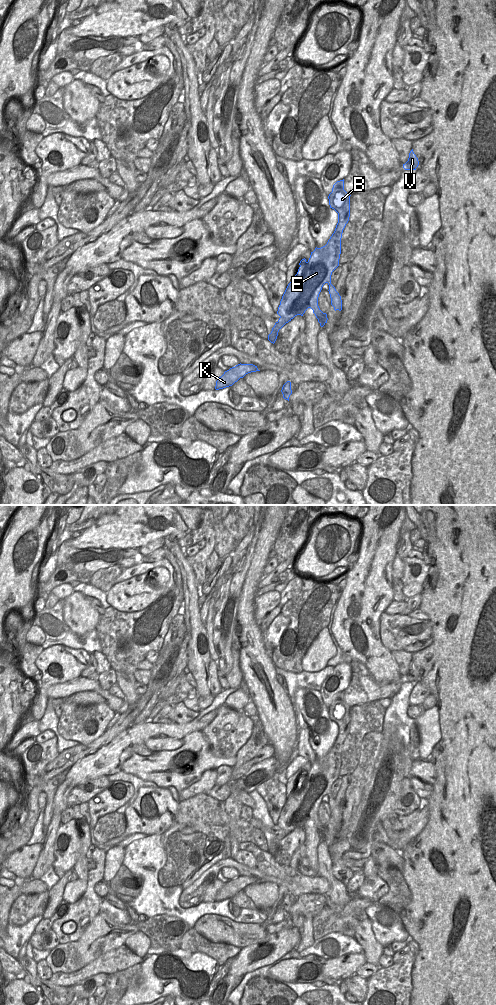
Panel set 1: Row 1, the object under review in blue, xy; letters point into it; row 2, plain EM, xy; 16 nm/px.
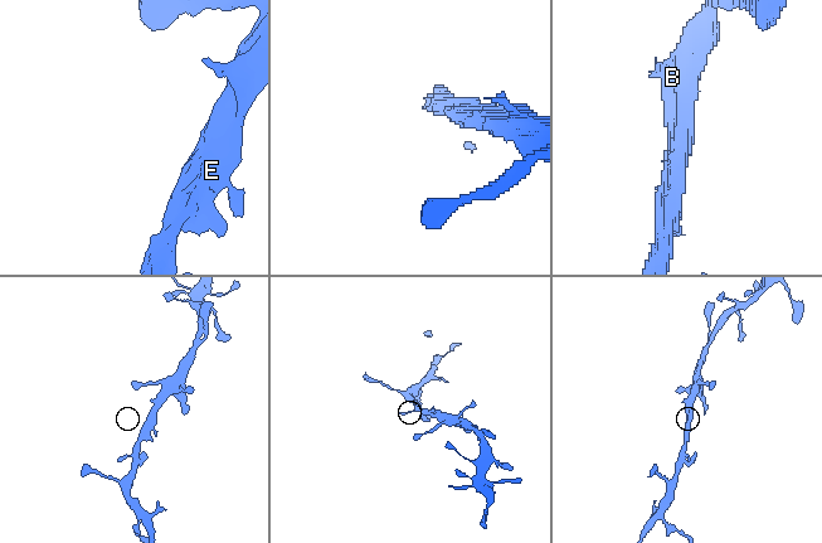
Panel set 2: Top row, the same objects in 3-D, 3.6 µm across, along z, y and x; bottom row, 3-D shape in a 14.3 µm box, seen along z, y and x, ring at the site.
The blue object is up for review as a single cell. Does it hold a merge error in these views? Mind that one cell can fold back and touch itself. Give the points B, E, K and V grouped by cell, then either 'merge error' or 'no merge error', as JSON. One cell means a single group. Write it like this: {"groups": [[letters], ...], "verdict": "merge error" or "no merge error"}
{"groups": [["B", "E", "K", "V"]], "verdict": "no merge error"}

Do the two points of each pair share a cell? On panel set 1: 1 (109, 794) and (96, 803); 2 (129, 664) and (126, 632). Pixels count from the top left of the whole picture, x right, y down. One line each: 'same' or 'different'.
1: same
2: same

